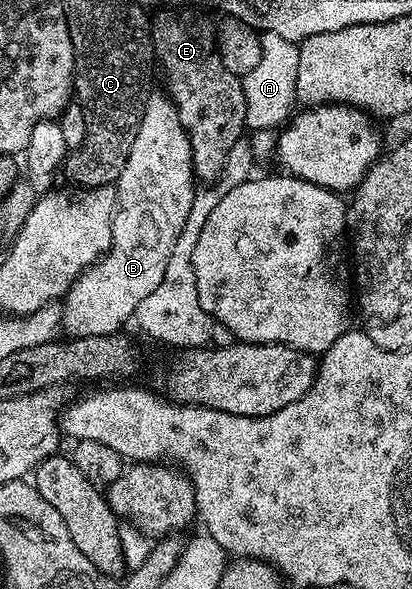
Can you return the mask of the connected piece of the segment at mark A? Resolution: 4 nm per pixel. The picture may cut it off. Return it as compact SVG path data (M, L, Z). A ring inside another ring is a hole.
M270 30L261 34L259 63L241 78L245 124L250 131L273 130L284 125L292 117L298 103L295 92L296 77L299 72L298 48L298 43L286 40Z

